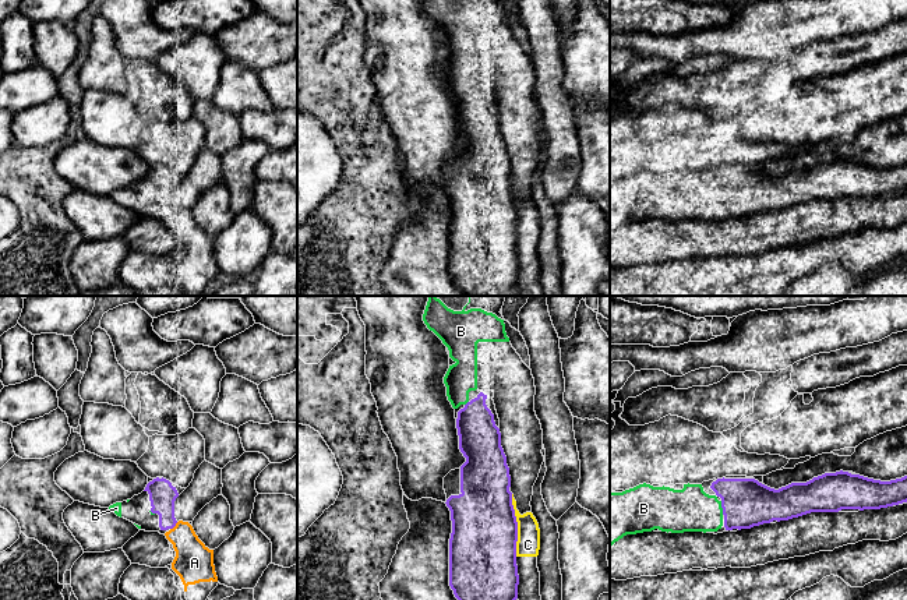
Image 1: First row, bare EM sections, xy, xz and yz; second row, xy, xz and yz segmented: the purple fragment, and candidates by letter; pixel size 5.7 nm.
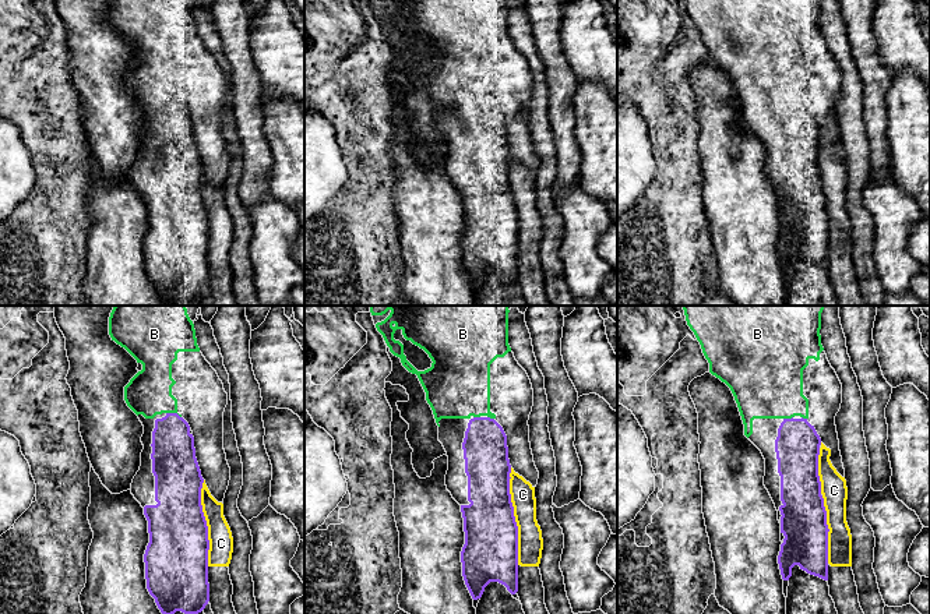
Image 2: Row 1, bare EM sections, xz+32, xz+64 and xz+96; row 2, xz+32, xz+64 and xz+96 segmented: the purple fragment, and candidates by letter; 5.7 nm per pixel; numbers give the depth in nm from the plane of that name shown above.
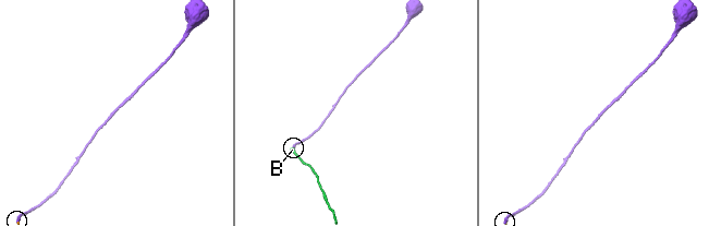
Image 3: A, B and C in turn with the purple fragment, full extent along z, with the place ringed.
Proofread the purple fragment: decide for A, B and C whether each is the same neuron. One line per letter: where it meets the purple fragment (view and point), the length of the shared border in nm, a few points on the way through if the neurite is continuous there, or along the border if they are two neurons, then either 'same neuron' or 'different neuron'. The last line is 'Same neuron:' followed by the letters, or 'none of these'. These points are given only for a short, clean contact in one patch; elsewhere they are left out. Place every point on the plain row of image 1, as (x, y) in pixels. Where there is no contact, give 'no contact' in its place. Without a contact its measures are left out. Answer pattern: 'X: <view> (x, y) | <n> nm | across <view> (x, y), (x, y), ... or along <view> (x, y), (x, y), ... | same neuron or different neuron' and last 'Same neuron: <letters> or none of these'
A: xy (173, 214) | 60 nm | different neuron
B: yz (722, 194) | 80 nm | across yz (747, 190), (722, 194), (715, 197), (690, 197) | same neuron
C: xz (516, 212) | 360 nm | different neuron
Same neuron: B

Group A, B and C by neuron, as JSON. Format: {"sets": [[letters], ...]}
{"sets": [["A", "C"], ["B"]]}

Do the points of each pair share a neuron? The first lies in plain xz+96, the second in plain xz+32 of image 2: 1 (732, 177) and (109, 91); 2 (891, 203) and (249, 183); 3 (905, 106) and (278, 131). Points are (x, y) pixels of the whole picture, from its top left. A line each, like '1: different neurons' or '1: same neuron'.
1: different neurons
2: different neurons
3: same neuron

